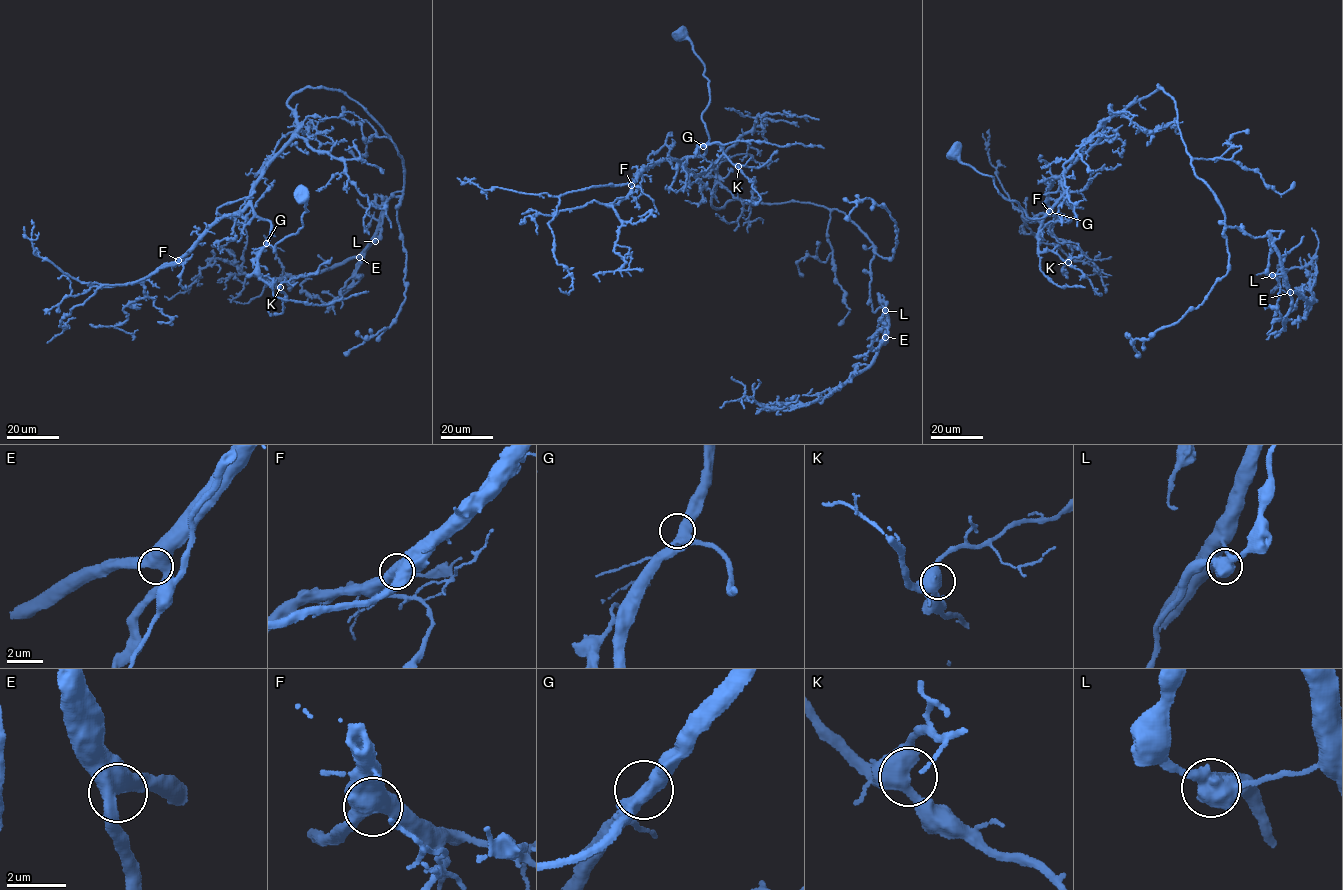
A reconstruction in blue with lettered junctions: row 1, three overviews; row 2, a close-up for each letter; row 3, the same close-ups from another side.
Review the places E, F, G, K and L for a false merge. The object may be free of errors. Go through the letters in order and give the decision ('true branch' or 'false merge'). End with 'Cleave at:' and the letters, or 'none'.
E: true branch
F: true branch
G: true branch
K: true branch
L: false merge
Cleave at: L

